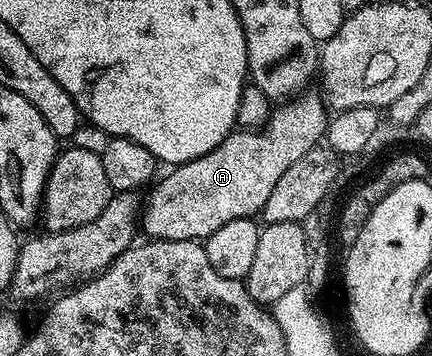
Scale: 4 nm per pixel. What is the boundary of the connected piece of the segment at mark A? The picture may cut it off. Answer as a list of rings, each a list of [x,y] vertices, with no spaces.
[[[303,93],[299,94],[301,97],[293,105],[277,104],[271,110],[268,120],[259,129],[233,131],[225,141],[218,143],[218,147],[214,147],[214,151],[193,161],[187,161],[184,165],[175,166],[164,178],[161,176],[151,186],[153,189],[148,202],[145,200],[142,205],[143,232],[145,229],[149,238],[158,241],[200,241],[207,239],[211,233],[218,231],[218,227],[234,219],[255,218],[263,210],[266,199],[270,199],[270,191],[274,191],[278,179],[282,179],[286,170],[293,163],[298,163],[302,155],[317,148],[327,134],[330,113],[321,94]]]

